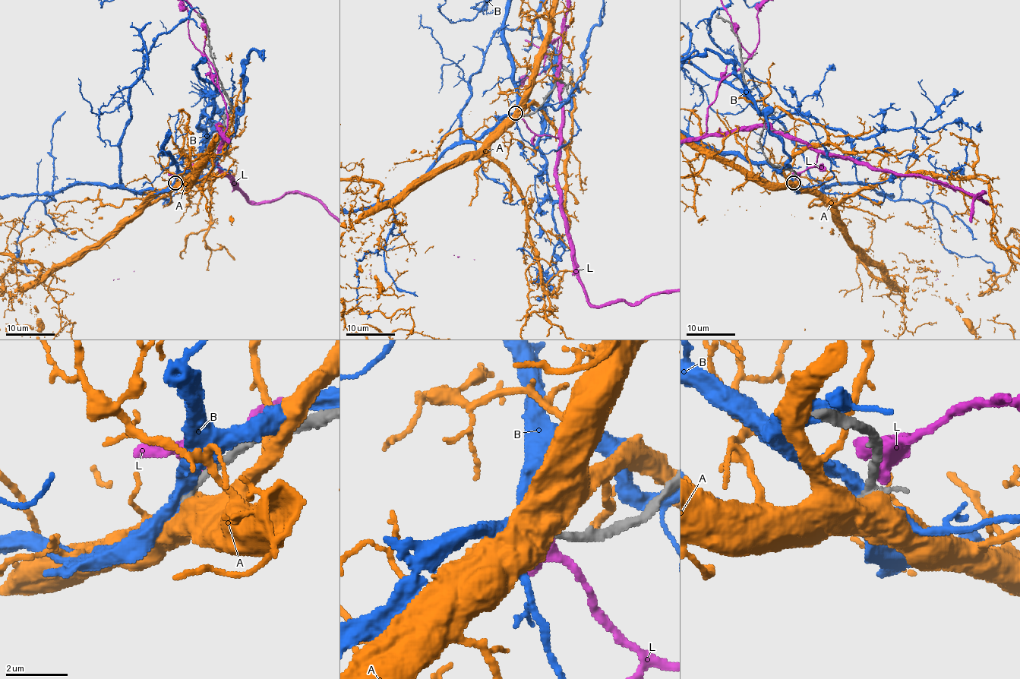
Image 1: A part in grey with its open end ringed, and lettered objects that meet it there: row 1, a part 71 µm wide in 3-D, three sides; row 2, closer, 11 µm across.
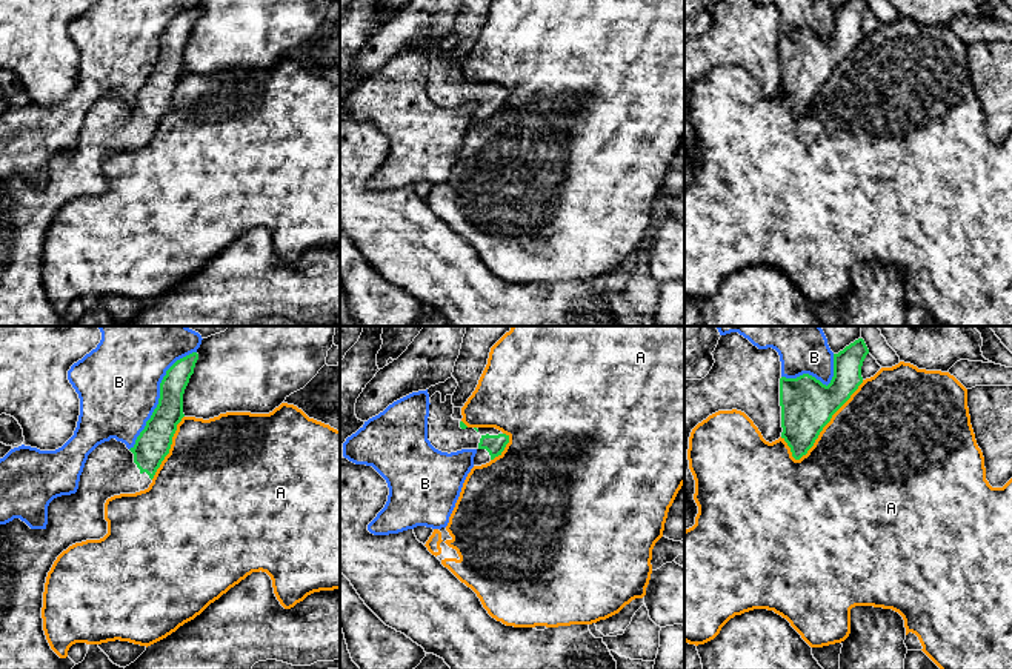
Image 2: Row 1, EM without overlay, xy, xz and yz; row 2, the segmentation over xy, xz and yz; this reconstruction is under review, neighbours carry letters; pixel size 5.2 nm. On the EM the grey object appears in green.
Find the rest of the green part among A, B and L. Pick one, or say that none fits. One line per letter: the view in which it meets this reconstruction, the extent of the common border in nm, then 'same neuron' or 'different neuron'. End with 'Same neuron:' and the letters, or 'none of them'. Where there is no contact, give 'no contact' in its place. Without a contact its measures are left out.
A: yz | 550 nm | different neuron
B: xy | 600 nm | different neuron
L: no contact | different neuron
Same neuron: none of them

